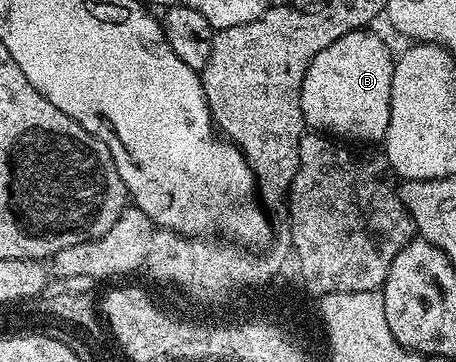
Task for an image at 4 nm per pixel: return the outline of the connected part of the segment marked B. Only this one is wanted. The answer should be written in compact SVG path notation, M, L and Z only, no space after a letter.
M369 28L347 32L347 36L311 60L301 89L301 107L305 125L310 131L353 144L380 143L384 139L391 120L391 80L395 54L373 32Z

